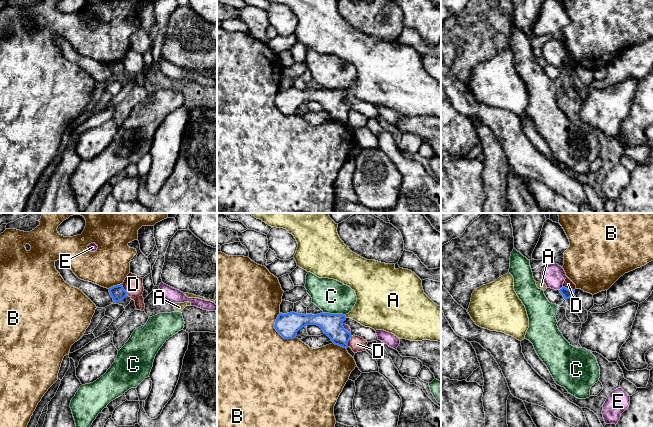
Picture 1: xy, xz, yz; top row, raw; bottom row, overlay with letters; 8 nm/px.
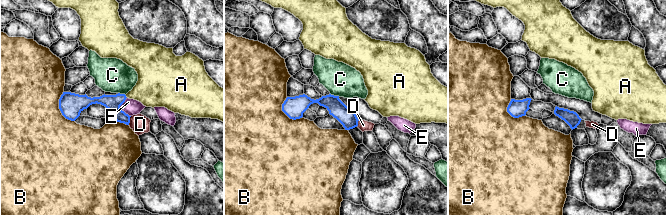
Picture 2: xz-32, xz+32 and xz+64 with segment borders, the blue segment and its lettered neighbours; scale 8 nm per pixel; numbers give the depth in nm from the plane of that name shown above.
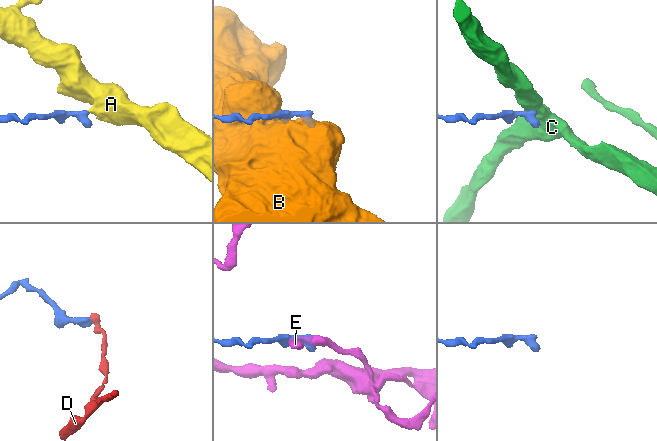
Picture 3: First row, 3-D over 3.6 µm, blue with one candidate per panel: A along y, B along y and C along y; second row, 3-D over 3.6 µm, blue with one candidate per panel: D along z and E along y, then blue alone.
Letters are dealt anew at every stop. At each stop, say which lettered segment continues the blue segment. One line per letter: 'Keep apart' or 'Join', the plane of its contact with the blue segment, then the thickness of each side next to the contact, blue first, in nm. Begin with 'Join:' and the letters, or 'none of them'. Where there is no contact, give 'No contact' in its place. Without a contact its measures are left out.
Join: A
A: Join. Touches blue in xz. Thickness 170 nm (blue) against 320 nm
B: Keep apart. Touches blue in xz. Thickness 190 nm (blue) against 500 nm
C: Keep apart. Touches blue in xz. Thickness 170 nm (blue) against 280 nm
D: Keep apart. Touches blue in xy. Thickness 120 nm (blue) against 160 nm
E: Keep apart. Touches blue in yz. Thickness 80 nm (blue) against 190 nm

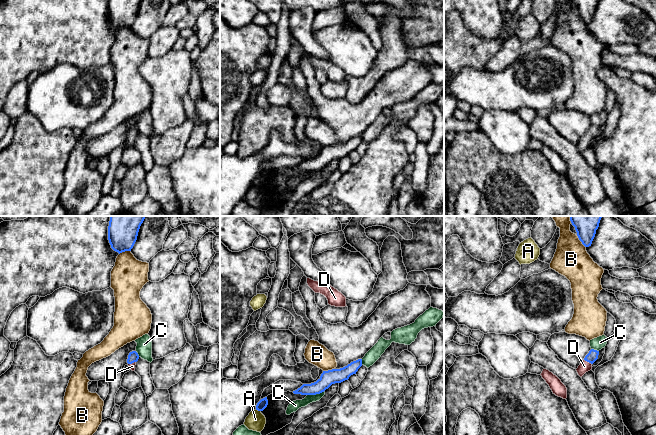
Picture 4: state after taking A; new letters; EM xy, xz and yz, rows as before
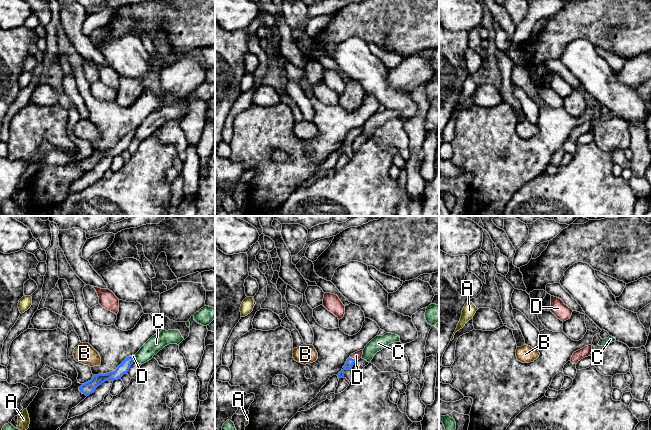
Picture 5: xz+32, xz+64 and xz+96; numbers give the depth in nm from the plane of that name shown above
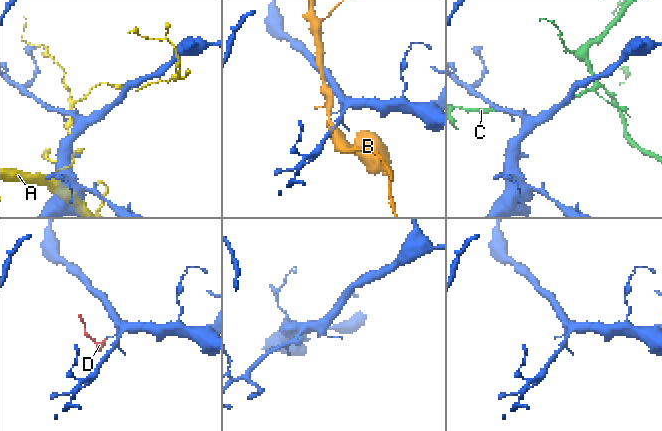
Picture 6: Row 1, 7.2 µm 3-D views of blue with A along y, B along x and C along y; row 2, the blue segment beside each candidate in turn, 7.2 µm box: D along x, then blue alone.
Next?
Join: D
A: Keep apart. Touches blue in xz. Thickness 80 nm (blue) against 150 nm
B: Keep apart. Touches blue in yz. Thickness 240 nm (blue) against 280 nm
C: Keep apart. Touches blue in xz. Thickness 120 nm (blue) against 80 nm
D: Join. Touches blue in yz. Thickness 90 nm (blue) against 90 nm

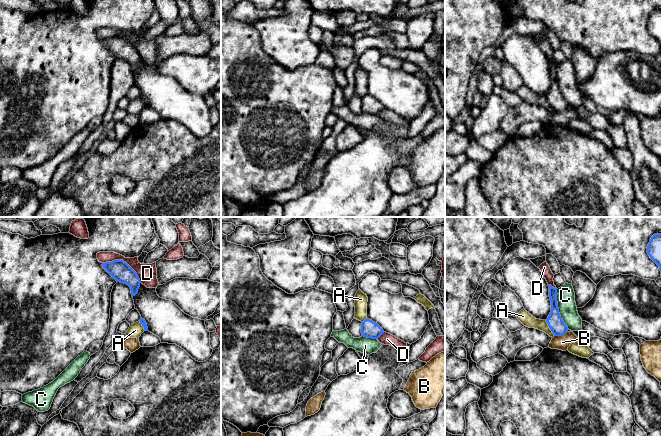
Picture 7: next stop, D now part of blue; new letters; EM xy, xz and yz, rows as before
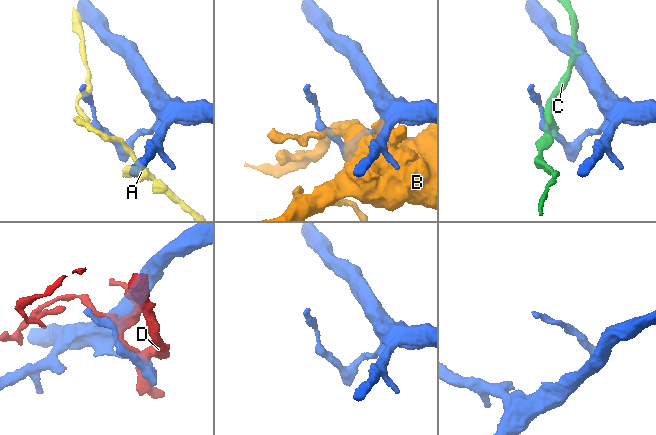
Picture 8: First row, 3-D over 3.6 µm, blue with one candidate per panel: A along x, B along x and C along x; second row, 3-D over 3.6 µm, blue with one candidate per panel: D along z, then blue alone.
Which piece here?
Join: none of them
A: Keep apart. Touches blue in yz. Thickness 130 nm (blue) against 100 nm
B: Keep apart. Touches blue in yz. Thickness 130 nm (blue) against 110 nm
C: Keep apart. Touches blue in yz. Thickness 130 nm (blue) against 140 nm
D: Keep apart. Touches blue in xy. Thickness 160 nm (blue) against 160 nm

